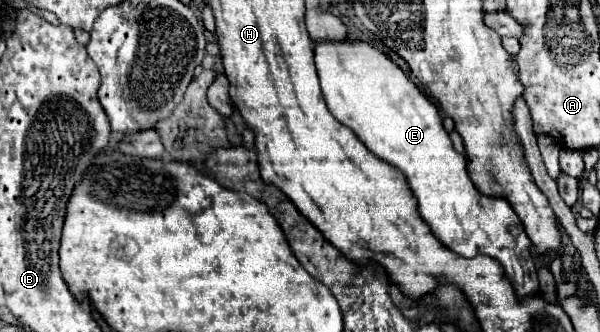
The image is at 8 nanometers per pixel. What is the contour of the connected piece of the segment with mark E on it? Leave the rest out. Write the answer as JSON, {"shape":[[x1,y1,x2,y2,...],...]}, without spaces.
{"shape":[[320,41,320,43,316,43,316,47,314,47,314,62,322,95,324,95,328,111,330,111,330,113,332,113,342,125,350,127,350,129,356,133,356,137,362,139,362,143,364,143,364,145,366,145,366,147,368,147,378,159,386,161,388,165,392,165,392,167,396,167,396,169,400,169,400,171,404,173,404,177,406,177,406,181,408,181,408,187,412,189,412,193,414,193,414,197,416,197,416,201,418,201,418,213,420,213,420,217,426,221,426,225,432,229,434,237,436,237,438,241,442,241,444,247,448,247,450,251,454,251,454,253,460,255,460,257,490,255,492,259,502,261,502,267,504,267,504,271,506,271,506,277,512,281,516,295,518,295,518,297,524,297,524,295,536,295,540,283,538,283,536,265,534,265,534,259,532,259,532,253,530,253,530,245,532,245,532,241,528,239,528,235,526,235,526,231,524,231,524,225,520,223,518,215,514,213,514,209,510,207,510,203,508,203,506,199,502,199,502,197,488,197,488,195,482,195,482,193,476,189,476,185,472,183,472,179,470,179,470,175,468,175,468,169,466,169,466,157,460,155,460,153,452,147,452,141,450,141,446,129,442,127,442,117,440,117,436,105,434,105,434,103,432,103,432,101,430,101,430,99,428,99,428,97,426,97,426,95,424,95,424,93,422,93,422,91,420,91,420,89,418,89,418,87,416,87,416,85,414,85,414,83,402,73,402,69,400,69,396,63,392,63,384,53,376,51,374,47,370,47,370,45,364,43,364,41,342,41,342,43]]}

